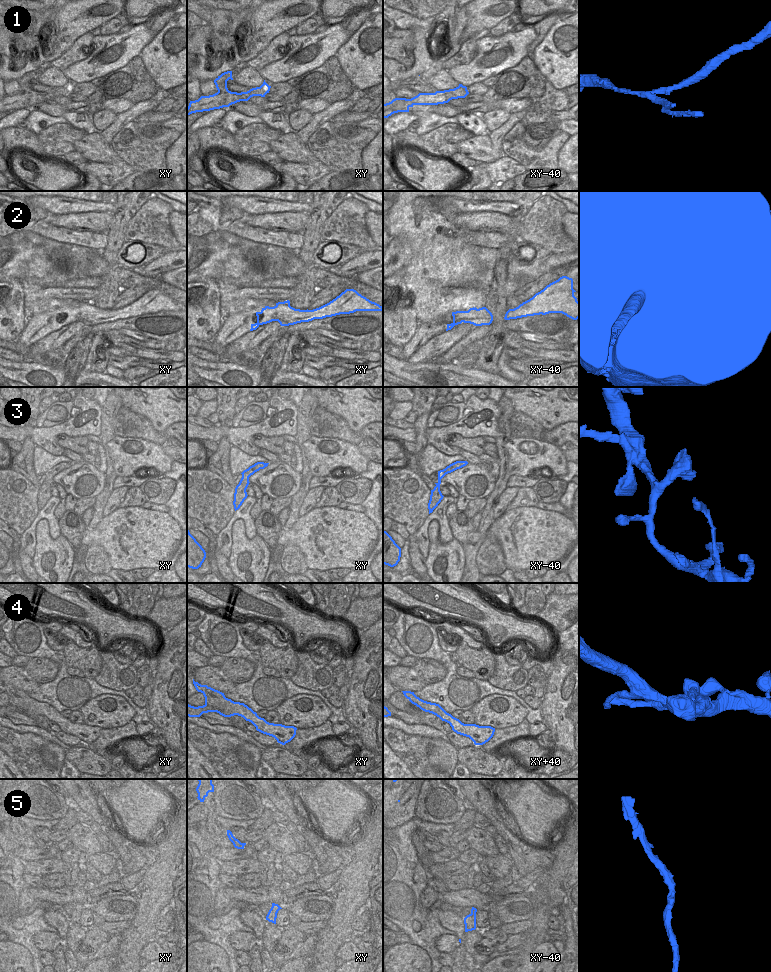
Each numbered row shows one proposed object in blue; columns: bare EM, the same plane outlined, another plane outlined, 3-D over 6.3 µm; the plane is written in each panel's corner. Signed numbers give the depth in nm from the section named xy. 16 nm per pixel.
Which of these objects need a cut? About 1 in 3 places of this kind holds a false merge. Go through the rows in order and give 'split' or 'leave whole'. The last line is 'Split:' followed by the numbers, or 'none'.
1: split
2: leave whole
3: leave whole
4: leave whole
5: leave whole
Split: 1

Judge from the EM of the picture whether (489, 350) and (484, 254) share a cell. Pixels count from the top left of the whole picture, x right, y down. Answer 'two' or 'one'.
one

